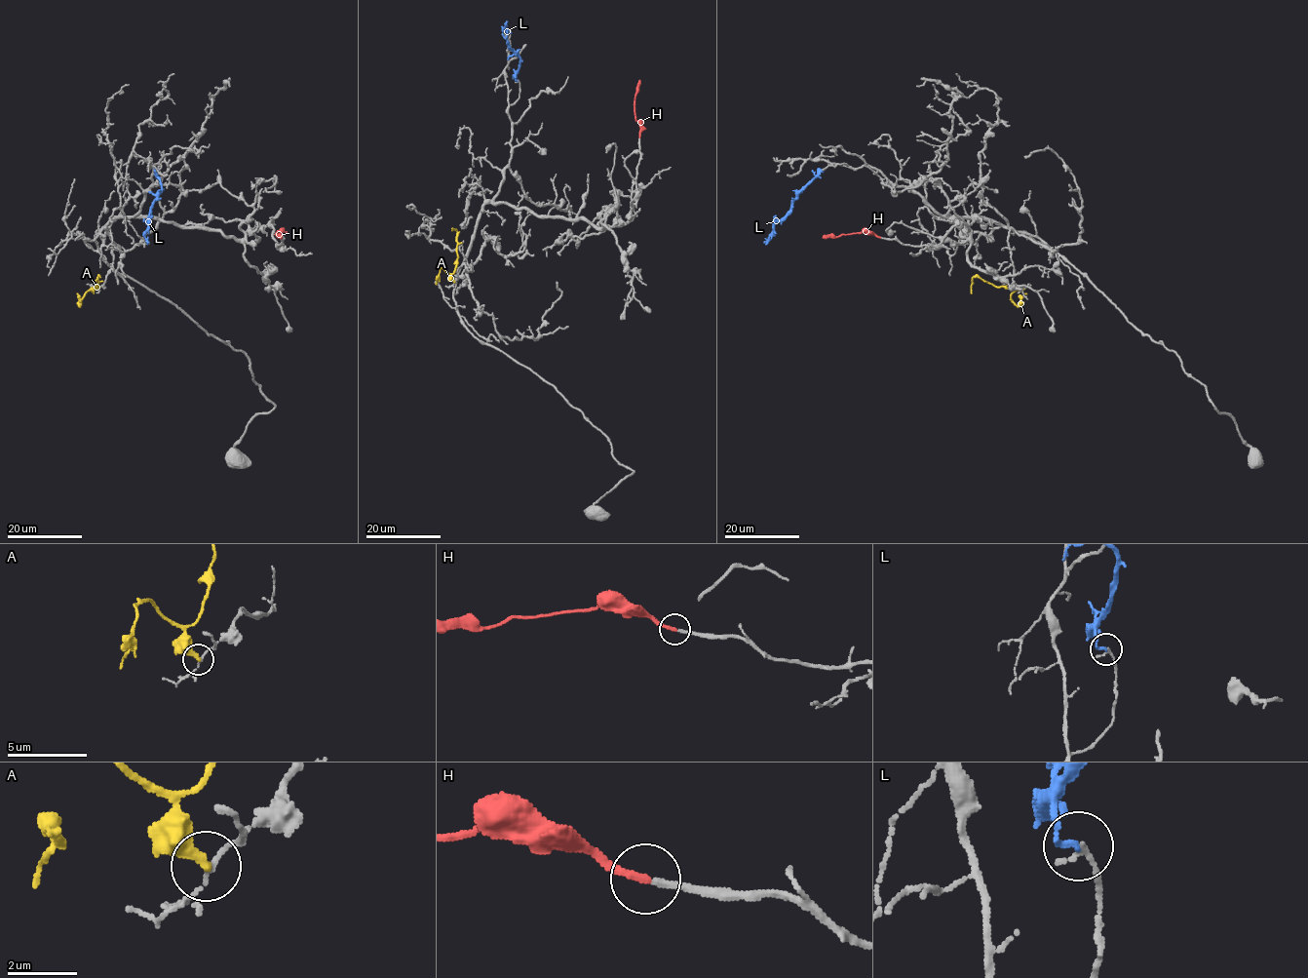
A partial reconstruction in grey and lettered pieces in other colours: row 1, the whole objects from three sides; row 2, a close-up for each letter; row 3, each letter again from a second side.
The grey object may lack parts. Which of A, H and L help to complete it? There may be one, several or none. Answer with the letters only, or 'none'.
H

